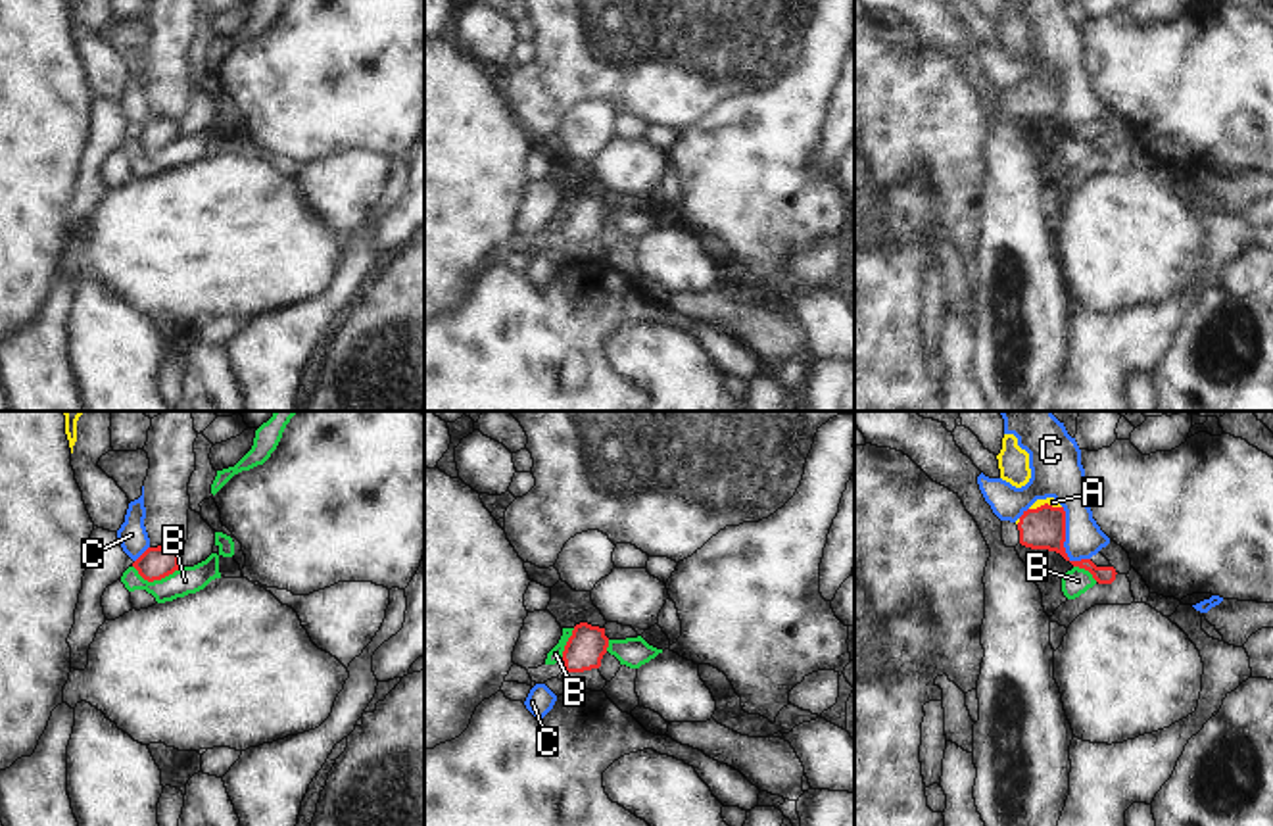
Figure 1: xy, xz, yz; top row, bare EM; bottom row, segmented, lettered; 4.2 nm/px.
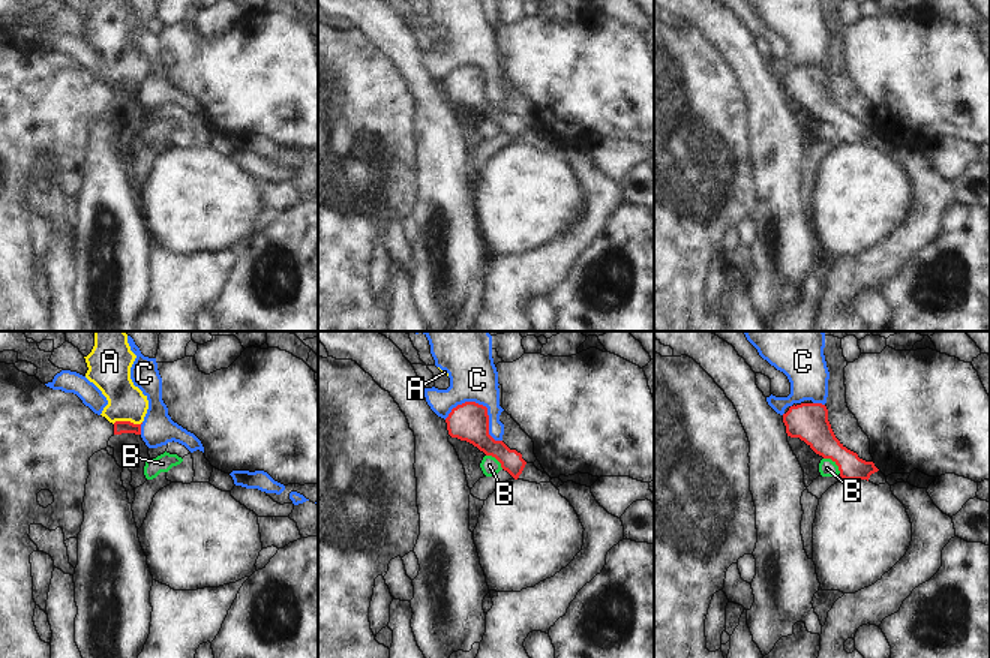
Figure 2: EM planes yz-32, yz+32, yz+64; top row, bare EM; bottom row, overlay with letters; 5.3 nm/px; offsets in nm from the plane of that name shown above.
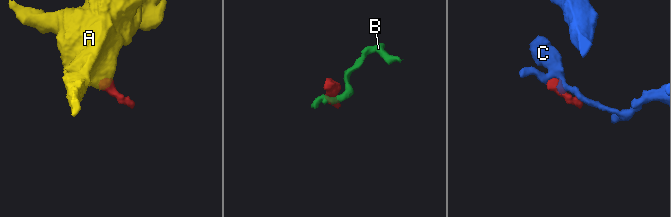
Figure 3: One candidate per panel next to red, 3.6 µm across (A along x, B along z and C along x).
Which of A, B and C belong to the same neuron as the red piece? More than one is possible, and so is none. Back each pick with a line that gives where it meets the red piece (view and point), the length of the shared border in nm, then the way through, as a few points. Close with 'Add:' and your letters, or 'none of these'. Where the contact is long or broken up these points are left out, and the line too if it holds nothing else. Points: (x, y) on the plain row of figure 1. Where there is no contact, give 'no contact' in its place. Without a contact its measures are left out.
Add: none of these

